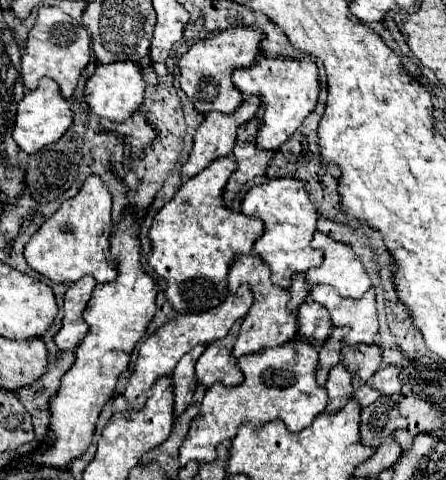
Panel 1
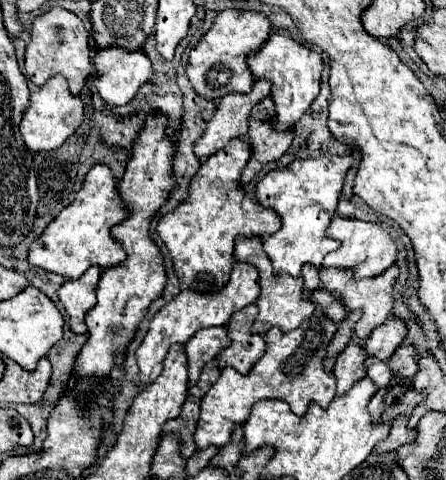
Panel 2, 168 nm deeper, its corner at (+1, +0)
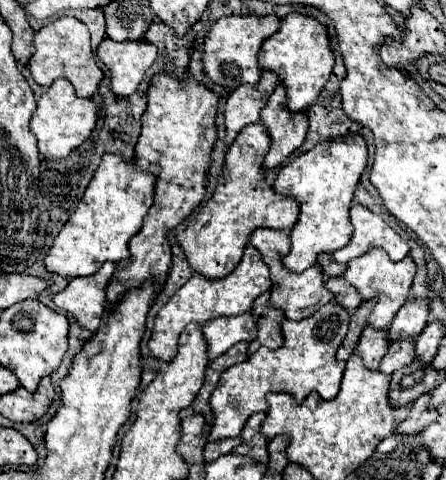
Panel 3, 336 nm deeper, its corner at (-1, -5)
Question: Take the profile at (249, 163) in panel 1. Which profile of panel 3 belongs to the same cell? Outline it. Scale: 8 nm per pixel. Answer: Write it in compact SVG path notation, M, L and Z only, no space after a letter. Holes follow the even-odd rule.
M277 85L267 105L261 109L261 125L267 129L271 137L271 147L269 153L265 155L263 167L273 169L279 163L283 163L305 141L307 115L305 113L291 115L287 109L285 89Z

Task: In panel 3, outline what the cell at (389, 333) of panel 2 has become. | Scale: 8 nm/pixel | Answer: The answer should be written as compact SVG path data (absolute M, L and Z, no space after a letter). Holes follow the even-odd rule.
M409 299L395 315L391 329L387 331L389 341L415 339L427 325L427 301Z

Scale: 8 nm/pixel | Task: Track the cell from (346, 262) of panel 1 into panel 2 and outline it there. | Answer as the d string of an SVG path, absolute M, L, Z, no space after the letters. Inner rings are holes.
M335 216L329 234L341 242L341 246L335 252L329 252L323 260L323 266L343 266L343 268L357 268L355 278L371 278L375 274L381 274L387 270L391 264L397 260L397 244L391 238L391 234L369 220L357 220L357 218L345 218L345 216Z

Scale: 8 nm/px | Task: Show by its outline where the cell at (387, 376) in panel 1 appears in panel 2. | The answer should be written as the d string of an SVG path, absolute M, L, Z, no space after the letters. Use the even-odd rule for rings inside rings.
M399 346L395 354L387 360L387 364L393 368L393 372L401 378L413 378L419 370L417 366L417 352L415 346Z

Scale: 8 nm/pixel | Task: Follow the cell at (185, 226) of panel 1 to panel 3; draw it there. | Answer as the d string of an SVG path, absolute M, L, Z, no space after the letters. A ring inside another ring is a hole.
M257 123L241 129L225 155L223 171L213 197L189 221L187 229L177 233L177 243L181 245L189 267L197 275L203 275L205 279L227 277L241 261L247 239L255 229L291 229L295 225L299 217L299 205L293 199L275 195L265 183L263 157L267 151L269 135L263 125Z

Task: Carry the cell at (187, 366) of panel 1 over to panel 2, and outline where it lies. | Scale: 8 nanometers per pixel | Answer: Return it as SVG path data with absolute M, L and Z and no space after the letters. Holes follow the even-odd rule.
M227 326L203 328L185 344L189 358L189 386L197 382L205 362L209 362L213 356L219 356L229 344L231 338L227 336Z

